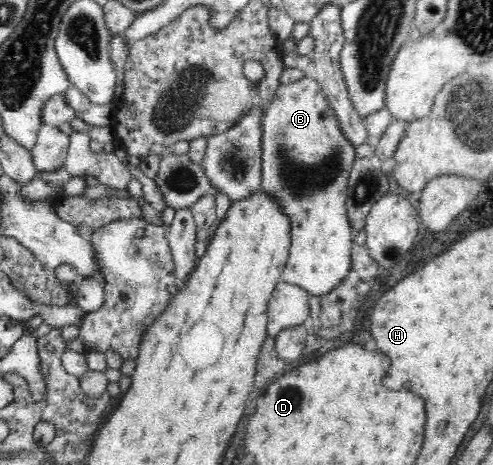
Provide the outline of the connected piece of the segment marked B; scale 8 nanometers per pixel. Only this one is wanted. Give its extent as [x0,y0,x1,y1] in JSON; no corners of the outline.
[261,69,355,296]

